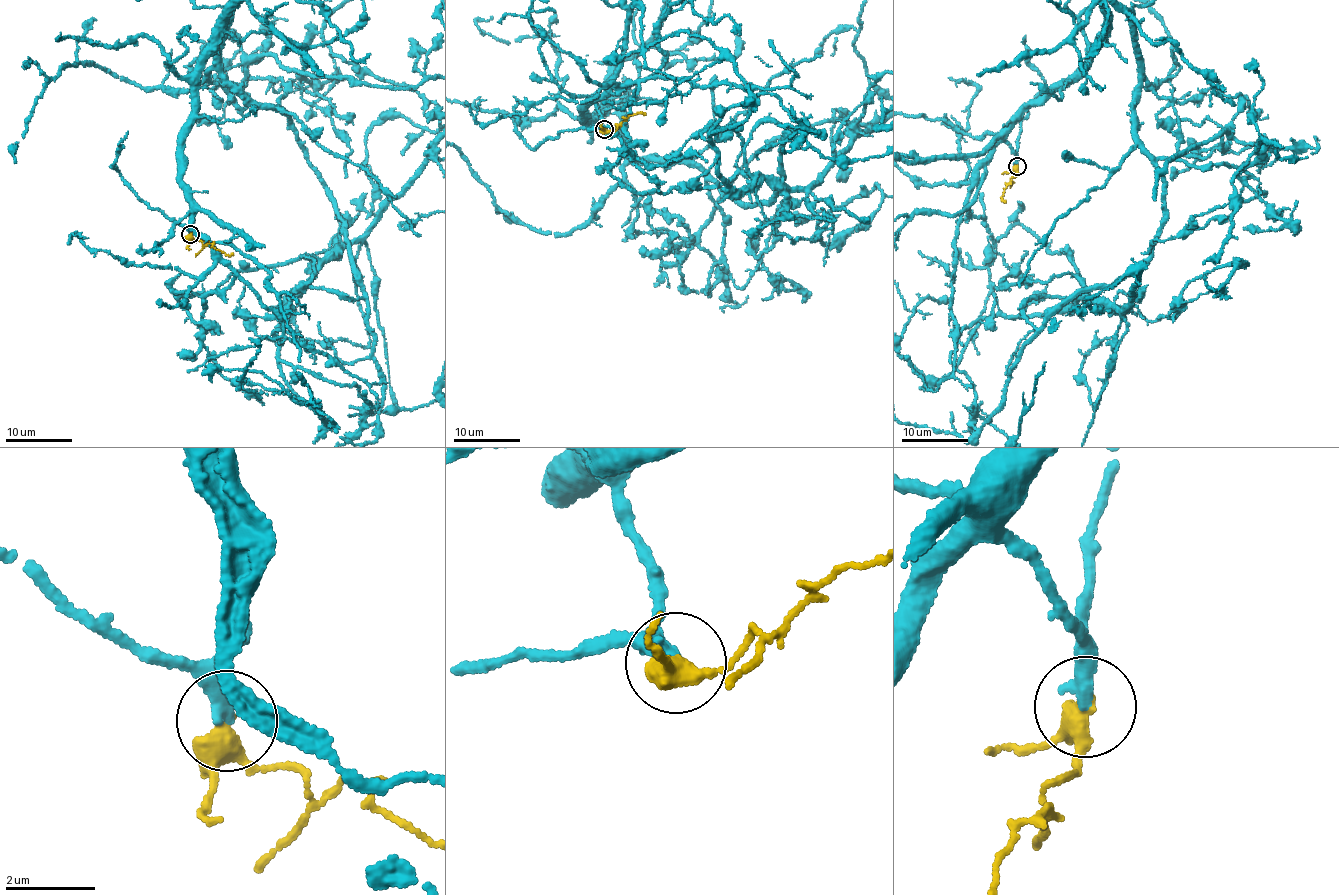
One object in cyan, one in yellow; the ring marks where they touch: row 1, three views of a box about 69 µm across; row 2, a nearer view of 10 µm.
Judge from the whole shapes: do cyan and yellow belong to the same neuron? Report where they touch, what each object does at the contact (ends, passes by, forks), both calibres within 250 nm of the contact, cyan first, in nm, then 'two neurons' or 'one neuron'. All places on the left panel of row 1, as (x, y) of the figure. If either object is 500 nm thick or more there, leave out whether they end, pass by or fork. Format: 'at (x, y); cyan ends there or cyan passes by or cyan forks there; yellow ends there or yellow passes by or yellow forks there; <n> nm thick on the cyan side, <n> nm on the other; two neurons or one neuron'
at (190, 234); cyan ends there; yellow passes by; 360 nm thick on the cyan side, 400 nm on the other; two neurons

